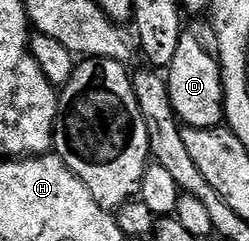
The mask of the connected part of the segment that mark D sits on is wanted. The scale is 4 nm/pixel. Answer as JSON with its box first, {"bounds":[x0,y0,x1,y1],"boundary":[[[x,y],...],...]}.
{"bounds":[166,29,224,129],"boundary":[[[191,29],[185,30],[180,39],[178,53],[174,53],[174,61],[172,66],[167,68],[166,78],[168,80],[168,96],[172,102],[172,108],[176,118],[180,120],[184,127],[206,129],[207,127],[221,126],[224,119],[224,78],[220,76],[220,61],[210,50],[209,44],[207,47]]]}

